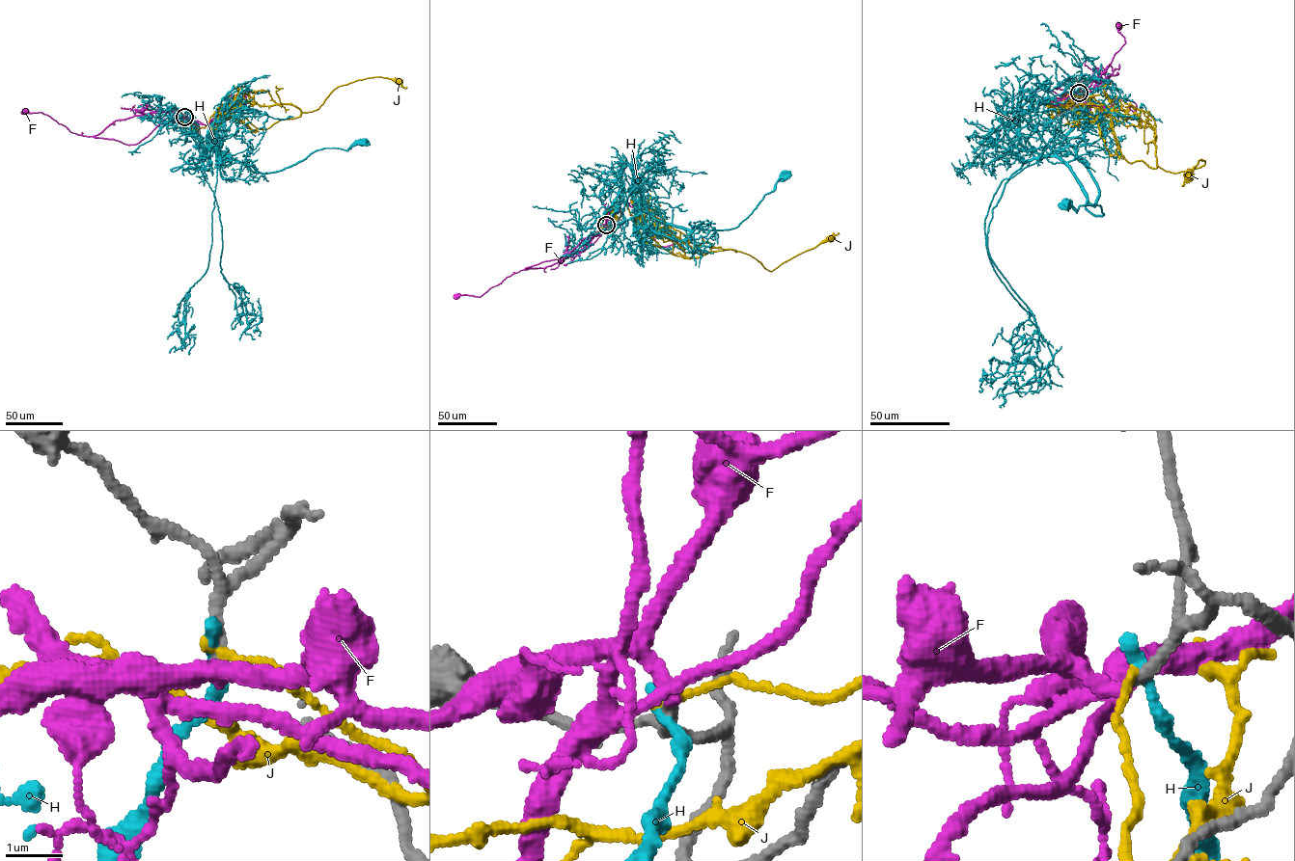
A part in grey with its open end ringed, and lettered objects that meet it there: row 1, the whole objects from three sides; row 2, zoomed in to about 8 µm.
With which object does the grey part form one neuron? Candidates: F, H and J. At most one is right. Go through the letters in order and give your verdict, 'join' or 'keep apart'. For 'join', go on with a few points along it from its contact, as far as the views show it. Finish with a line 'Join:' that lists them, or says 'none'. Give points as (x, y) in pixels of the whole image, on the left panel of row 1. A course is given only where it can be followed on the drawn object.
F: join | via (183, 117), (168, 110), (136, 116), (115, 121), (100, 133), (88, 136), (72, 133), (41, 112), (25, 112)
H: keep apart
J: keep apart
Join: F

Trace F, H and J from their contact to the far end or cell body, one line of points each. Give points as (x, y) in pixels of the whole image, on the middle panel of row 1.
F: (606, 225), (586, 247), (554, 264), (520, 270), (479, 297), (457, 296)
H: (606, 226), (614, 235), (632, 217), (650, 228), (656, 219), (691, 229), (729, 229), (785, 174)
J: (606, 225), (614, 222), (612, 203), (621, 200), (675, 255), (730, 249), (771, 271), (830, 238)

